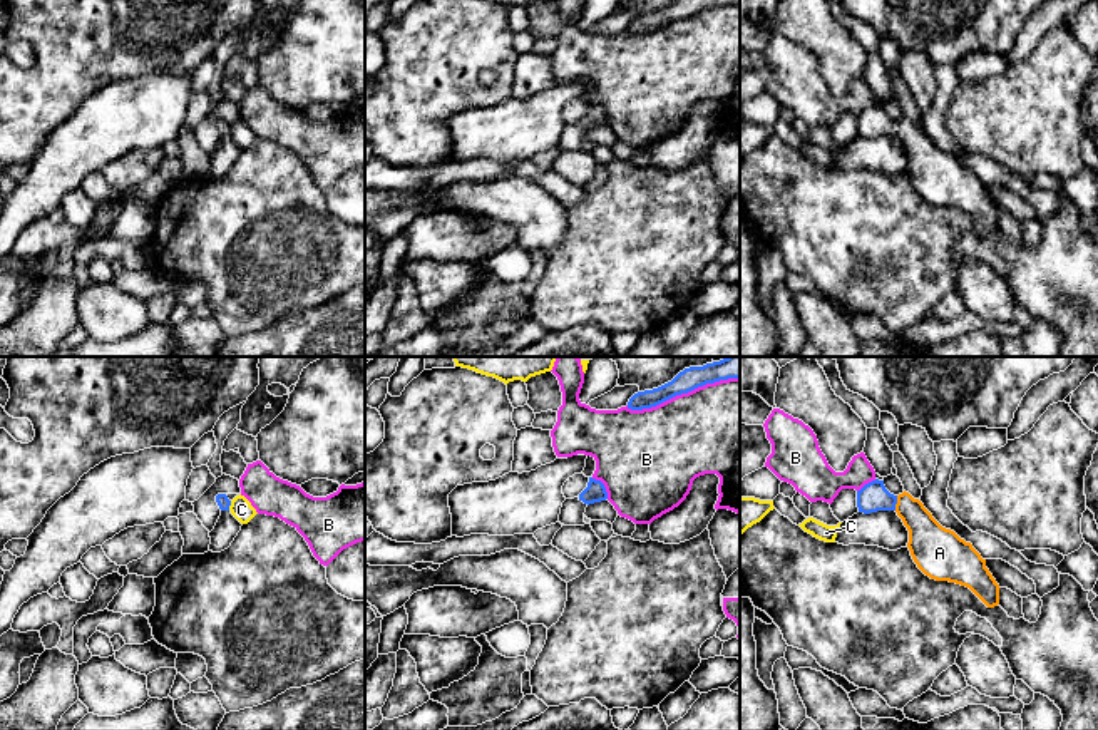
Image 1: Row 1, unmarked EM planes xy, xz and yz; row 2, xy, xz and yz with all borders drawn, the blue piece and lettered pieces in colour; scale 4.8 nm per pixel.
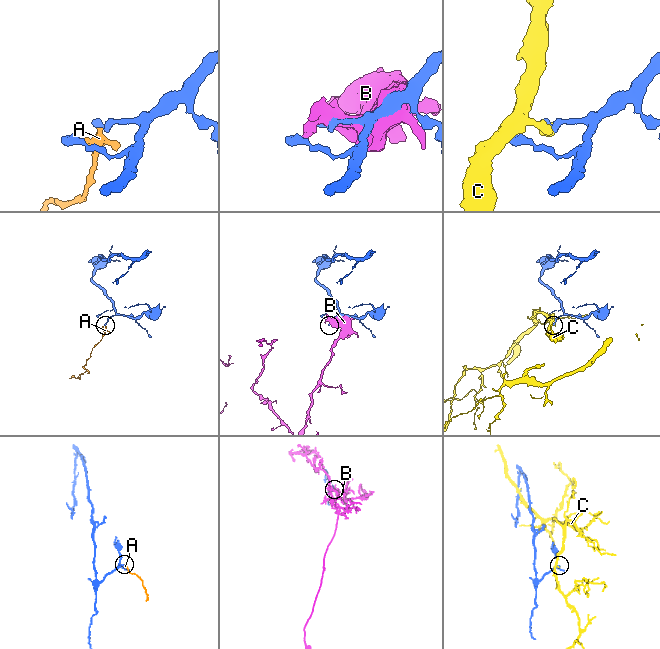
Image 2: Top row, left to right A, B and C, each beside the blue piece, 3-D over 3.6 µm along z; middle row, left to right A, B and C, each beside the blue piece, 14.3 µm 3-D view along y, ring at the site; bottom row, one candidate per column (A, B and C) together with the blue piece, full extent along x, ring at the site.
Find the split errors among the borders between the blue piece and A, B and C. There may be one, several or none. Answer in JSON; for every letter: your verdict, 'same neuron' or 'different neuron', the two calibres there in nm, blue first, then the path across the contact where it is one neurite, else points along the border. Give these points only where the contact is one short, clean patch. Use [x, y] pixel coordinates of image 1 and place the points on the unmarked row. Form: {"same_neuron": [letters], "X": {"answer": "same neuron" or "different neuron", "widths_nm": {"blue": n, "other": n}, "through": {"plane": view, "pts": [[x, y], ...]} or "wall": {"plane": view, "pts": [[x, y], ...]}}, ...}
{"same_neuron": ["A"], "A": {"answer": "same neuron", "widths_nm": {"blue": 140, "other": 200}, "through": {"plane": "yz", "pts": [[874, 121], [896, 128], [923, 153], [929, 168]]}}, "B": {"answer": "different neuron", "widths_nm": {"blue": 100, "other": 440}}, "C": {"answer": "different neuron", "widths_nm": {"blue": 60, "other": 100}, "wall": {"plane": "xy", "pts": [[231, 126], [228, 134]]}}}

